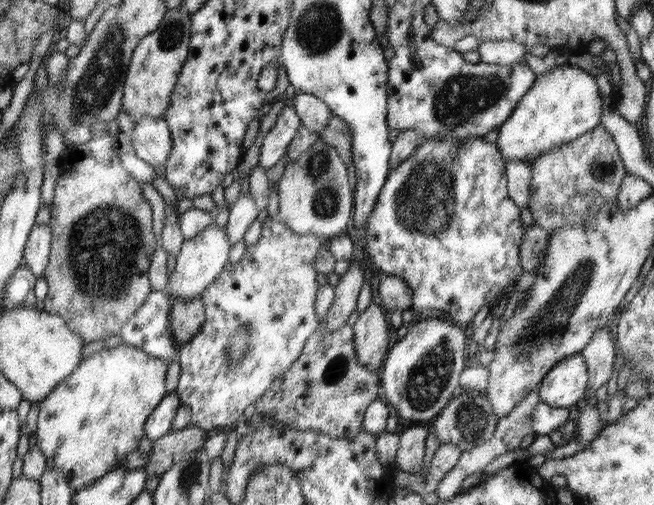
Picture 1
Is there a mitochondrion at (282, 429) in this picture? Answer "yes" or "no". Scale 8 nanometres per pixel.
no

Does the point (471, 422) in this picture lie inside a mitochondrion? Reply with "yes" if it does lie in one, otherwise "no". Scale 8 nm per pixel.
yes

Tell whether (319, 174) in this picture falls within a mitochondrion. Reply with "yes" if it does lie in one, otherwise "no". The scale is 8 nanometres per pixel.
yes

